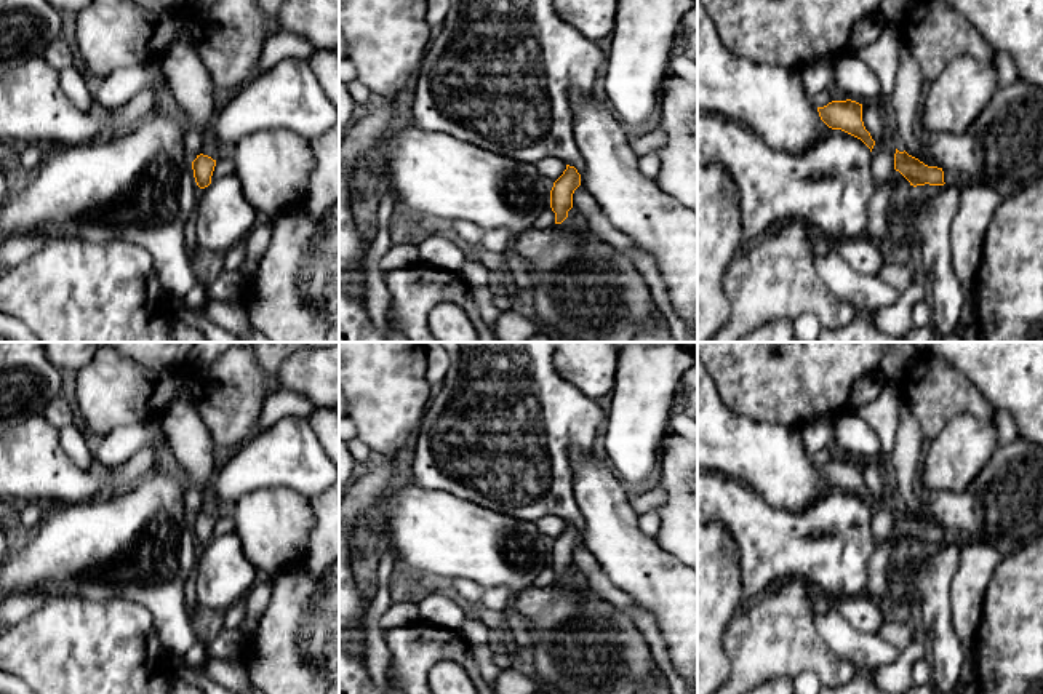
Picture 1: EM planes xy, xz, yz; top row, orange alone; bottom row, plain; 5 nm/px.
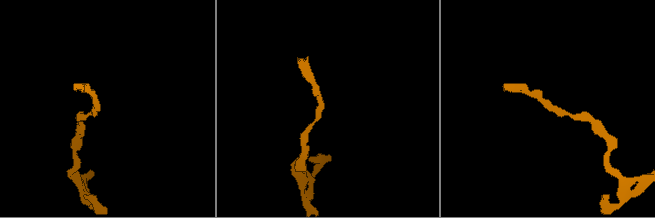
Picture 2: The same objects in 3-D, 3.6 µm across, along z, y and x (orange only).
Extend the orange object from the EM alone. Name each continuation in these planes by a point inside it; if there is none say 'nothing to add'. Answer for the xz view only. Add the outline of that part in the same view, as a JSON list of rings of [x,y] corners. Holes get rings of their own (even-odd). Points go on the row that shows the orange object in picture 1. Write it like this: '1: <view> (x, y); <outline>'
nothing to add

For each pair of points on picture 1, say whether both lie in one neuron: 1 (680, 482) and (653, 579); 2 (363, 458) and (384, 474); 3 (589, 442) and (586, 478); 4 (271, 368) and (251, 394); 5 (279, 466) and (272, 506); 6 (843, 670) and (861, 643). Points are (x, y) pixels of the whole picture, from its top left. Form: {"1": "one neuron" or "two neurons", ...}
{"1": "two neurons", "2": "two neurons", "3": "two neurons", "4": "two neurons", "5": "two neurons", "6": "two neurons"}

